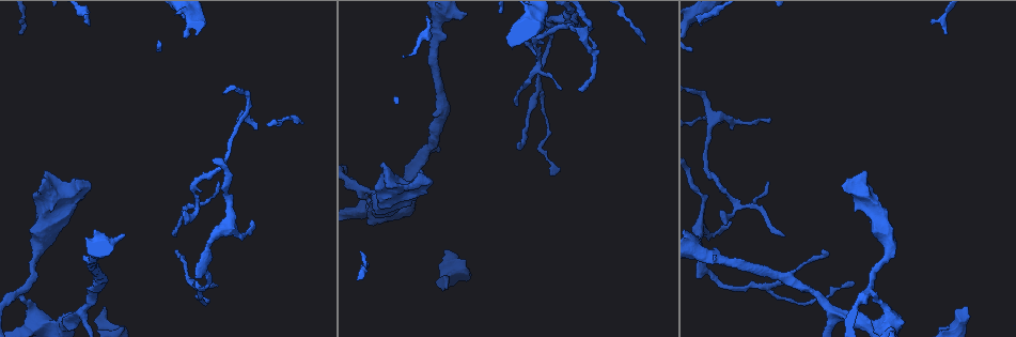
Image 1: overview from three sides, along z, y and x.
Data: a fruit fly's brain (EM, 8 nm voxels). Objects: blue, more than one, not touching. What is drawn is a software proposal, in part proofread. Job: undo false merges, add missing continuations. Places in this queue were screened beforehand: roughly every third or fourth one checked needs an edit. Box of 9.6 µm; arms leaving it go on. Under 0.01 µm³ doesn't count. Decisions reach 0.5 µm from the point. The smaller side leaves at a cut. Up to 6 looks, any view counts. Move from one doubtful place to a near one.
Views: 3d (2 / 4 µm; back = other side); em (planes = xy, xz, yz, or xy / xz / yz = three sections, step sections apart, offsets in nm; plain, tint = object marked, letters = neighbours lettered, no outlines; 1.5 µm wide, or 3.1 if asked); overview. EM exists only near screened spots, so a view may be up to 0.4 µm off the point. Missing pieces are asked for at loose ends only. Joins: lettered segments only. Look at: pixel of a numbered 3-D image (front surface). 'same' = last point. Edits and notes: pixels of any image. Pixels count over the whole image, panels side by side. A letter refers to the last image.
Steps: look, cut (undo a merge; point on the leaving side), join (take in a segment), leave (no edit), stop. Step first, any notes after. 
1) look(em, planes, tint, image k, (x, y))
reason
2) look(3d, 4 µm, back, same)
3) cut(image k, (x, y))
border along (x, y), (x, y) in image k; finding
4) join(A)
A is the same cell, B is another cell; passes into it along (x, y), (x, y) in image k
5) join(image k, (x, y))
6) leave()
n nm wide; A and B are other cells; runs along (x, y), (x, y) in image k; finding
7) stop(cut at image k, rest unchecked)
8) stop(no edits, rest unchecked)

look(em, xz, step 8, letters, image 1, (175, 250))
tapers out

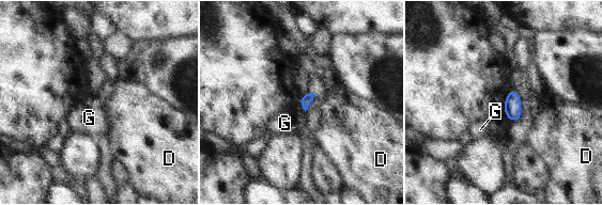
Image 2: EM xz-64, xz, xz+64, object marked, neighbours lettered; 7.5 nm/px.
look(em, planes, letters, same)
cut it another way

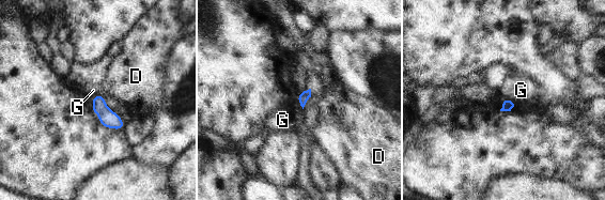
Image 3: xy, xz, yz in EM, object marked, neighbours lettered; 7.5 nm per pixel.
leave()
D and G are other cells; border along (505, 97), (517, 104) in image 3; none of them fits

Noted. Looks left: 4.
look(3d, 4 µm, image 1, (539, 53))
arms part here

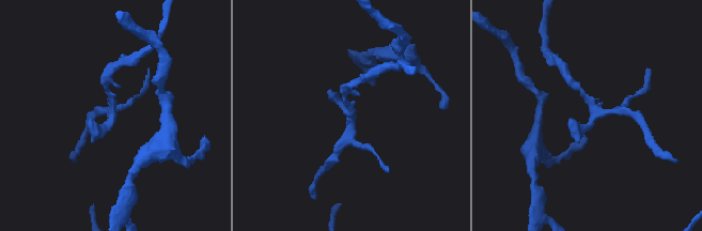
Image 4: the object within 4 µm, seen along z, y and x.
look(em, yz, step 4, tint, image 4, (354, 110))

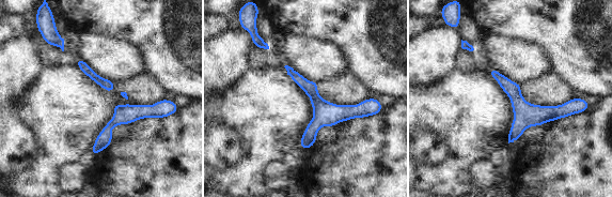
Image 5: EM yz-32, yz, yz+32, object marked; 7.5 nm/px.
look(em, xy, step 8, letters, same)
cut it another way

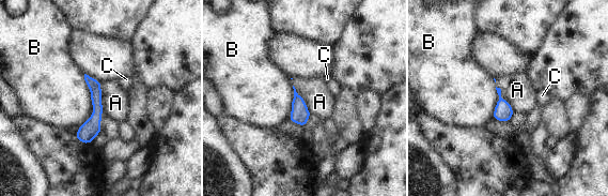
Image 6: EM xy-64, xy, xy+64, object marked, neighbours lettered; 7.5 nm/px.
leave()
90 nm wide; A, B and C are other cells; border along (293, 85), (311, 115) in image 6; all the same neuron

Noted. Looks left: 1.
stop(no edits, rest unchecked)

